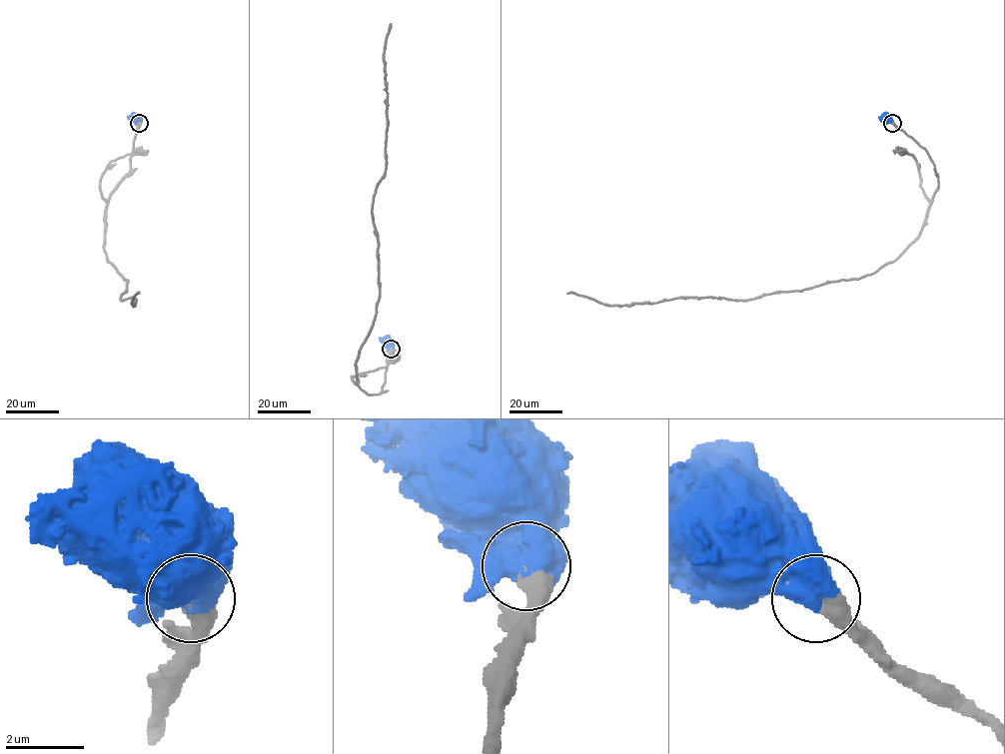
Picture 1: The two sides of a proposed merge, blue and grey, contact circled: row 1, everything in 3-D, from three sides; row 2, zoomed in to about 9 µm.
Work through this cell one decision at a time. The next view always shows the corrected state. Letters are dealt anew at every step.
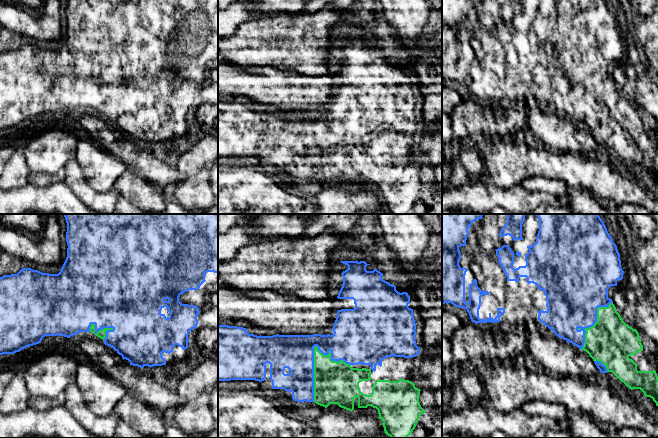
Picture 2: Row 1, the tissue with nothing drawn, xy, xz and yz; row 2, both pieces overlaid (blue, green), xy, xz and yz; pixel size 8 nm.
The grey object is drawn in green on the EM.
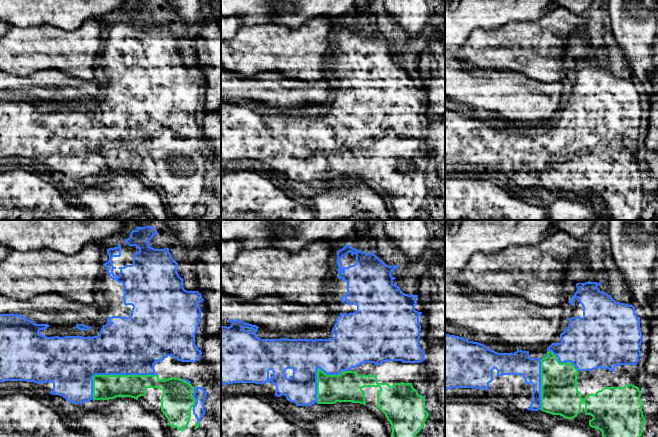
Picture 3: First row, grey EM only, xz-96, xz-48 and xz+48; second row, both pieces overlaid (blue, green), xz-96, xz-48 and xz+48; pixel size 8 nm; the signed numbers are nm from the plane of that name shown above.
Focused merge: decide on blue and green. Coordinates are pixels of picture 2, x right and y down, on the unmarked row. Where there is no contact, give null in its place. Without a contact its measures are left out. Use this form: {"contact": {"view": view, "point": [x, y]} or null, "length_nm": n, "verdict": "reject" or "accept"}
{"contact": {"view": "xz", "point": [313, 149]}, "length_nm": 460, "verdict": "accept"}

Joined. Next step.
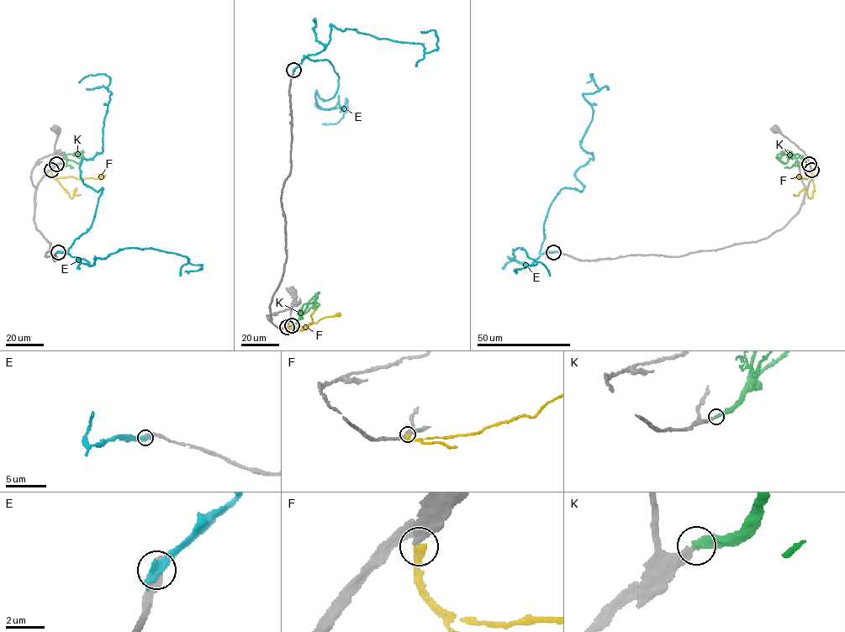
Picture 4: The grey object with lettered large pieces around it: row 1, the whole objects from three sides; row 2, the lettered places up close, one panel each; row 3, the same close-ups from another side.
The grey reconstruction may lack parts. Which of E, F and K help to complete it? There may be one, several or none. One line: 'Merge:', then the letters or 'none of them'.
Merge: K

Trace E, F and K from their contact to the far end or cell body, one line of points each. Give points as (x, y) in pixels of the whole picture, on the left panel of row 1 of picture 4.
E: (58, 252), (90, 227), (102, 190), (83, 182), (79, 166), (102, 150), (110, 78), (79, 82)
F: (51, 170), (51, 175), (71, 197), (76, 188), (75, 194), (81, 194)
K: (56, 164), (64, 157), (77, 163), (81, 160), (81, 152), (73, 154)

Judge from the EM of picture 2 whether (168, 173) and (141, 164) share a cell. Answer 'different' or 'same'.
same

